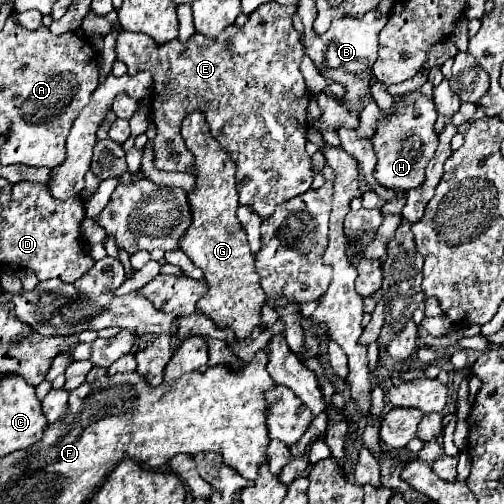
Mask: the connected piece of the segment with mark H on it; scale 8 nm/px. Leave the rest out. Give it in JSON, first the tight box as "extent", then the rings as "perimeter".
{"extent":[370,82,438,190],"perimeter":[[[374,82],[370,88],[370,96],[380,104],[380,108],[390,114],[390,122],[386,126],[378,126],[378,134],[372,138],[374,152],[378,156],[378,164],[374,168],[374,178],[392,190],[408,190],[418,188],[424,182],[424,170],[430,158],[434,156],[434,150],[438,146],[438,134],[434,134],[434,122],[436,122],[436,110],[434,102],[428,96],[422,96],[420,92],[410,92],[402,98],[398,108],[394,109],[394,100],[400,100],[398,96],[390,96],[386,92],[386,86],[380,82]]]}

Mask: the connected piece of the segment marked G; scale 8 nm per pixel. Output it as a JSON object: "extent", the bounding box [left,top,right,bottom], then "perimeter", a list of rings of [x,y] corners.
{"extent":[180,110,266,342],"perimeter":[[[200,110],[188,114],[182,122],[182,138],[194,154],[196,188],[188,194],[192,210],[192,226],[186,230],[180,248],[204,272],[210,290],[196,304],[198,312],[208,316],[218,328],[232,330],[238,342],[244,342],[260,324],[260,310],[266,294],[260,288],[260,276],[254,268],[254,254],[250,250],[246,230],[236,218],[238,192],[234,182],[236,164],[230,154],[210,134],[204,114]]]}

